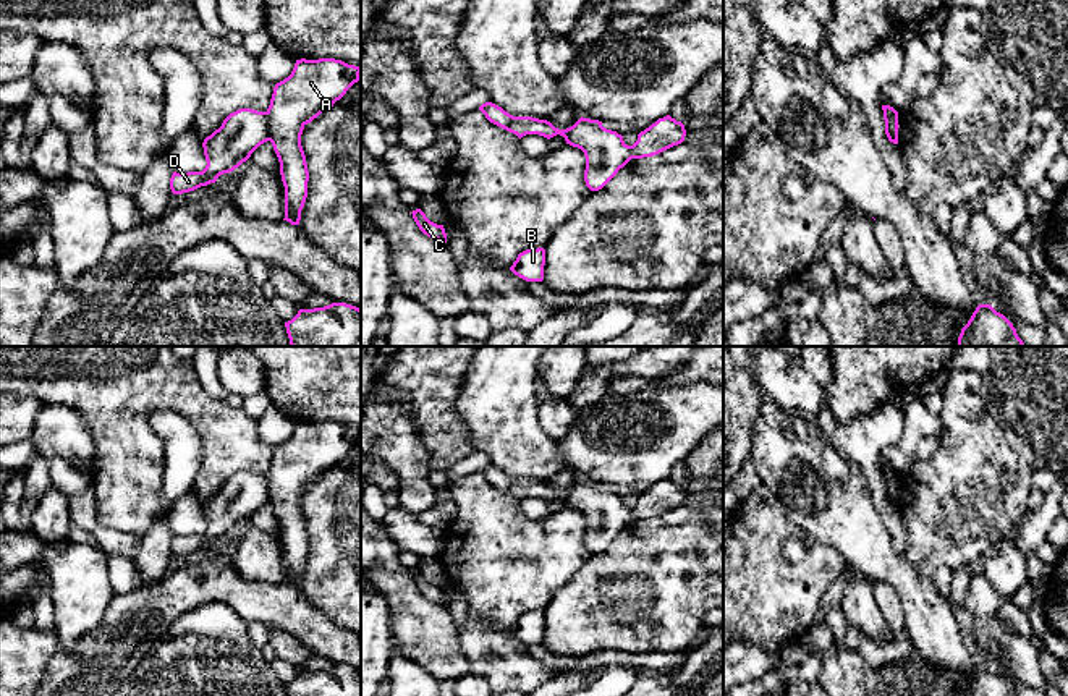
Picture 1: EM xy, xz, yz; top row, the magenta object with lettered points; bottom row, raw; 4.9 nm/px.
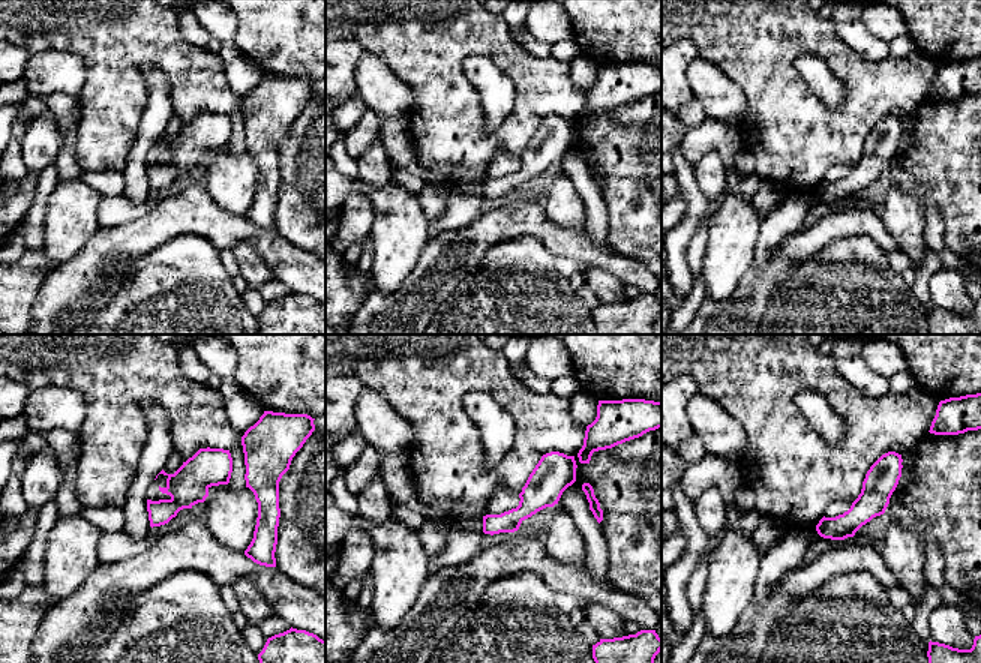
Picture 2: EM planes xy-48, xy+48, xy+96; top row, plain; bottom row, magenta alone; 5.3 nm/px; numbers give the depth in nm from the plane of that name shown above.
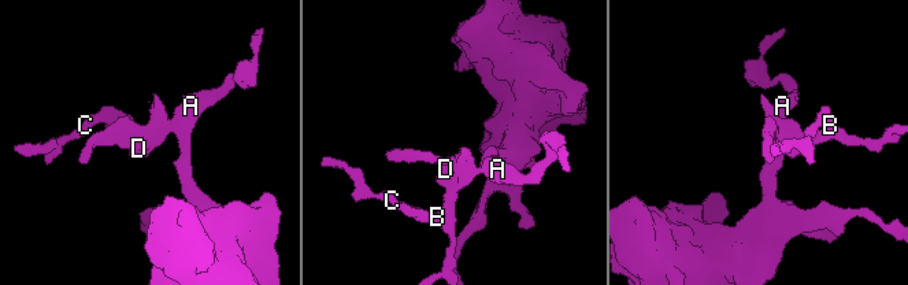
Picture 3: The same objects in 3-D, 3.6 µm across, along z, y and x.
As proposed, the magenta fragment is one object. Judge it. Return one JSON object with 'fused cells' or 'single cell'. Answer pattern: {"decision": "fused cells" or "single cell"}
{"decision": "fused cells"}

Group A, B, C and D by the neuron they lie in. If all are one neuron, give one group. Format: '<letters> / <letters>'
A / B C D

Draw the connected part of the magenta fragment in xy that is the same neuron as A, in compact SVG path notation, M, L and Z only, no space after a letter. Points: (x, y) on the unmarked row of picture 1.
M335 421L296 422L288 440L277 445L267 471L270 505L285 549L285 581L299 588L307 560L309 534L301 508L307 486L333 469L359 443L361 431Z

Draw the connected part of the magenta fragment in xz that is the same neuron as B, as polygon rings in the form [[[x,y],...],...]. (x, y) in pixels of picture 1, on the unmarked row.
[[[526,612],[518,617],[510,633],[526,644],[542,644],[545,628],[545,612]]]

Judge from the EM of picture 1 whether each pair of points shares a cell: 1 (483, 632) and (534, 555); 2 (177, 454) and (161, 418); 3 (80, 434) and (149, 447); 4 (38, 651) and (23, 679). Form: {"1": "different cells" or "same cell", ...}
{"1": "same cell", "2": "same cell", "3": "different cells", "4": "same cell"}

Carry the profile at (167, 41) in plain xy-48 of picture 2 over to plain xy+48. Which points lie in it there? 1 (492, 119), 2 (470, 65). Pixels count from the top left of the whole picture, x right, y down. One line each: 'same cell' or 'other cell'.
1: other cell
2: other cell

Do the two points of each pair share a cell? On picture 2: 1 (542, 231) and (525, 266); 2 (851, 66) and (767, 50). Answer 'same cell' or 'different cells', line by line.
1: different cells
2: same cell

